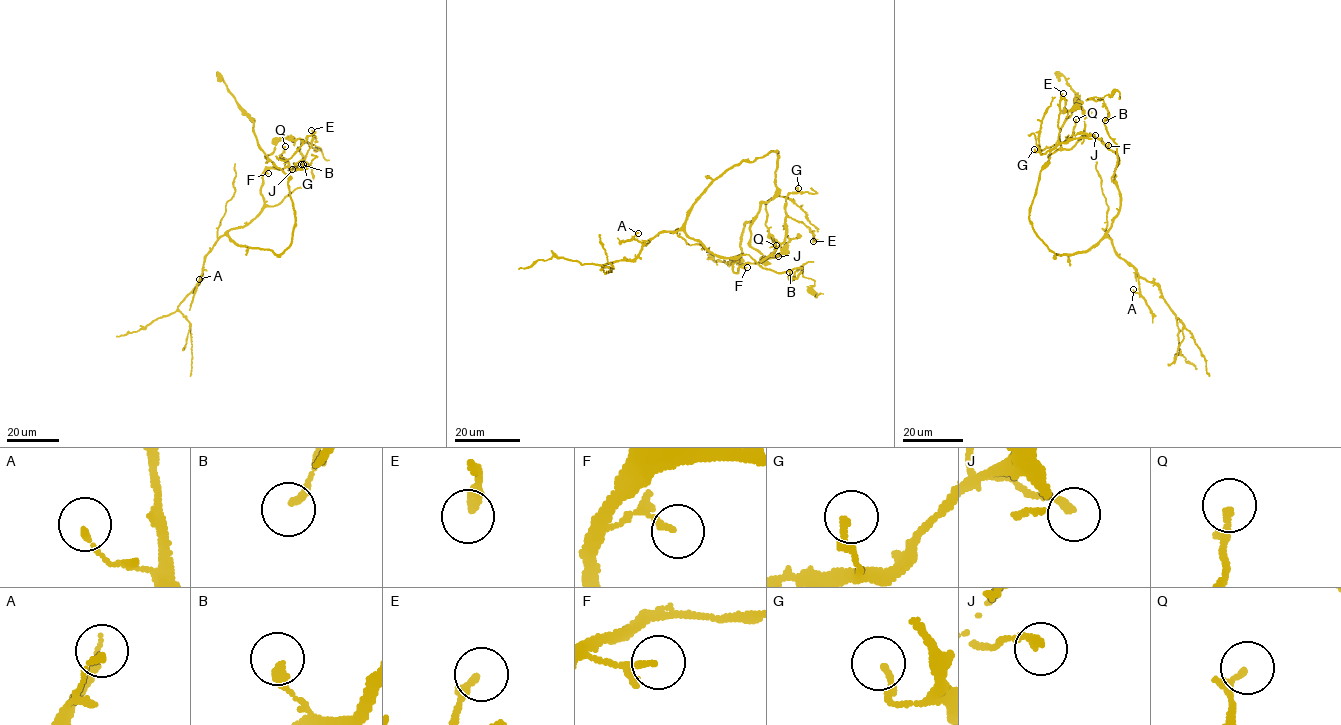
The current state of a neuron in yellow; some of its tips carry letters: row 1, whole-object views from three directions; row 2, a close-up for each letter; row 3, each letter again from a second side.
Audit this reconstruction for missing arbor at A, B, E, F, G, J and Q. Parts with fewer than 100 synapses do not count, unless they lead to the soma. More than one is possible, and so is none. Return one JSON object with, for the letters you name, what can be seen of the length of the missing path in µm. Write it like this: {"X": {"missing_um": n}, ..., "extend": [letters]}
{"extend": []}

